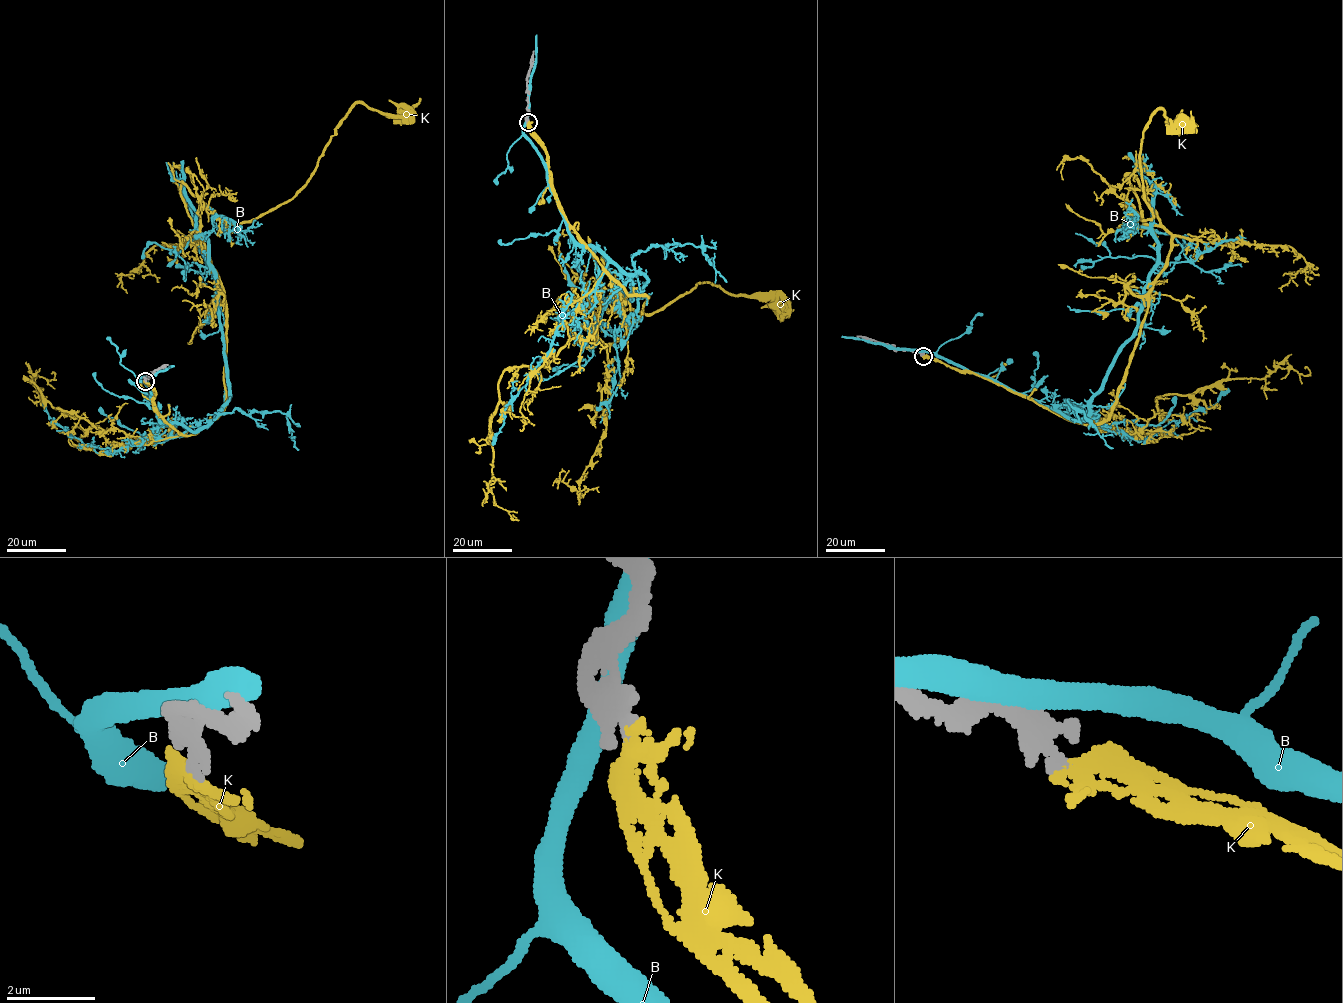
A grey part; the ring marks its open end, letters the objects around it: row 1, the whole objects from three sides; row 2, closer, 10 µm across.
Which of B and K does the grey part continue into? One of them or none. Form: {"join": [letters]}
{"join": ["K"]}

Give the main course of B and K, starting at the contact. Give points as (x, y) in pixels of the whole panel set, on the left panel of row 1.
B: (145, 377), (162, 422), (193, 431), (229, 396), (208, 242), (199, 234), (177, 253), (152, 242), (142, 259)
K: (145, 381), (187, 435), (223, 409), (225, 294), (181, 184), (250, 222), (305, 184), (355, 103), (403, 110)

